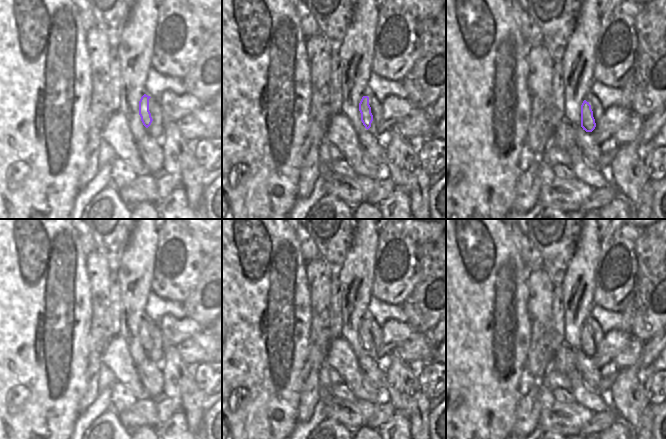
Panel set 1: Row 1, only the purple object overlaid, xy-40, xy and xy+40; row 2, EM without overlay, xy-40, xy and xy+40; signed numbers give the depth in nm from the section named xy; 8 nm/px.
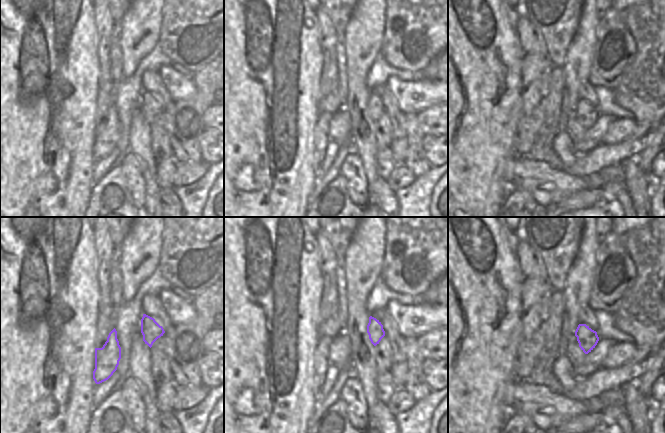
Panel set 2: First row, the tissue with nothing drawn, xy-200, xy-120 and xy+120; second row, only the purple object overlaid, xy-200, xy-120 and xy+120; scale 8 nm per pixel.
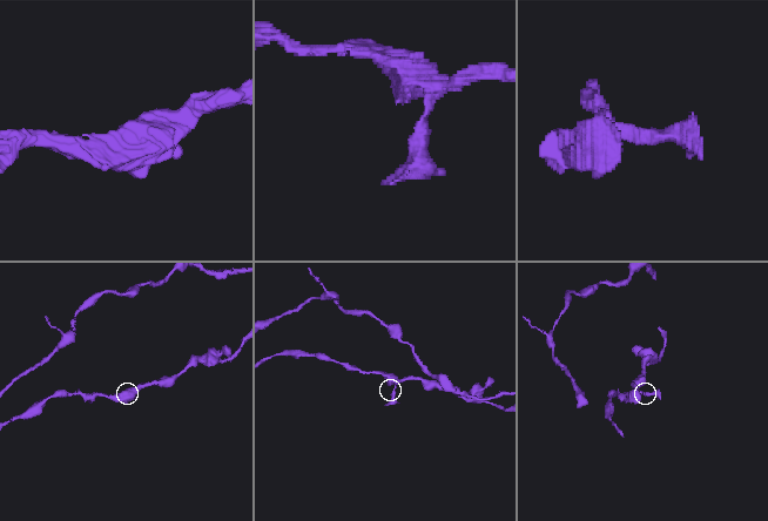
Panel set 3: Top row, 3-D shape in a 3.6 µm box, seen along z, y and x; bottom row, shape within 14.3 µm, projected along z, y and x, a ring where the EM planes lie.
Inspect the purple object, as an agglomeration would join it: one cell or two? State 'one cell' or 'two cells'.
one cell

